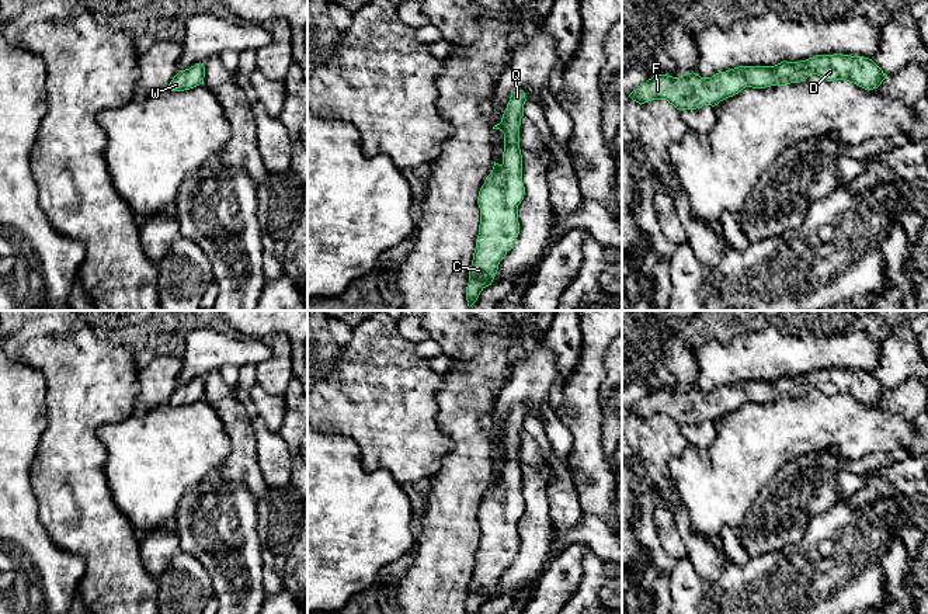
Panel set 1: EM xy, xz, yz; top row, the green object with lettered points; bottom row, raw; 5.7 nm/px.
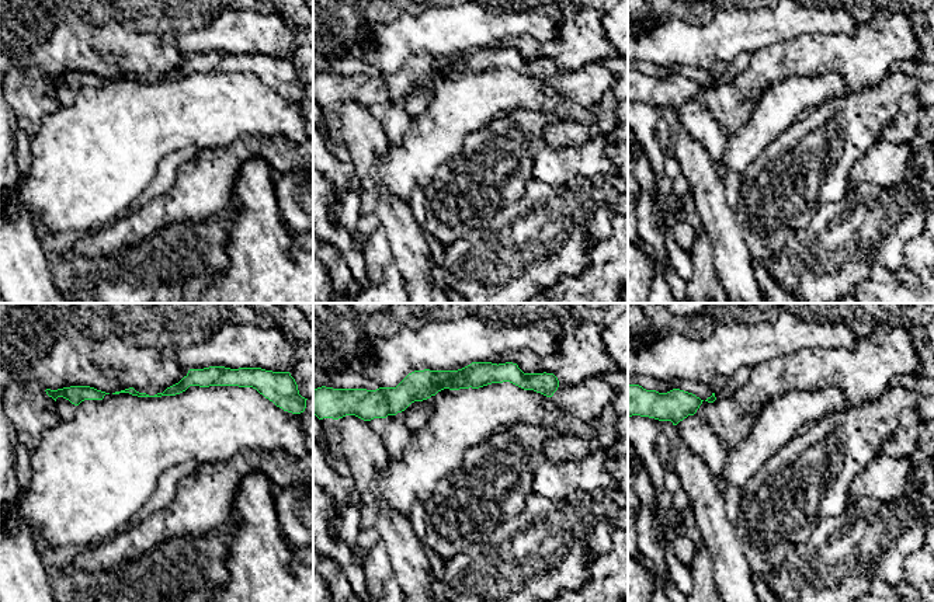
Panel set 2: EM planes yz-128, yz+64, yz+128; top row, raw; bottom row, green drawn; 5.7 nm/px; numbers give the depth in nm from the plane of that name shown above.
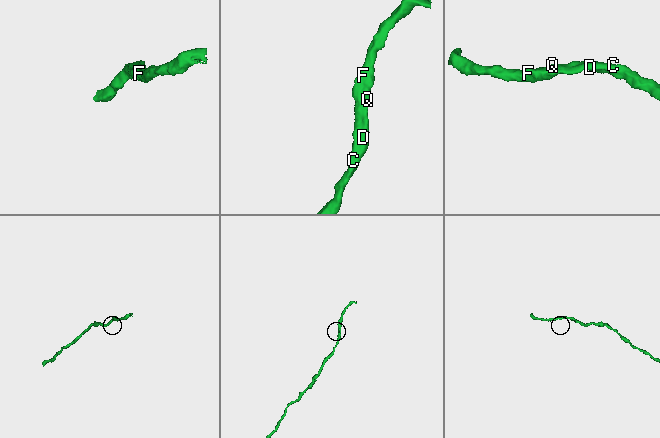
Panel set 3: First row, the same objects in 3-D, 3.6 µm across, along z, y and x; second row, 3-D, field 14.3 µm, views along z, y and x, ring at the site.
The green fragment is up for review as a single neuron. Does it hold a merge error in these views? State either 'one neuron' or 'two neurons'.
one neuron

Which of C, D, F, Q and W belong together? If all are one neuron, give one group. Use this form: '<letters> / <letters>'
C D F Q W

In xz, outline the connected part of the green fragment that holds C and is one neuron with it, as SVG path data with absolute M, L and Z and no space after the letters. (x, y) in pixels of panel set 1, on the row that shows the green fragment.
M522 90L512 91L501 122L493 126L504 133L503 163L494 162L477 197L480 225L466 287L469 308L491 285L500 261L512 249L519 233L518 205L525 195L519 126L525 101Z

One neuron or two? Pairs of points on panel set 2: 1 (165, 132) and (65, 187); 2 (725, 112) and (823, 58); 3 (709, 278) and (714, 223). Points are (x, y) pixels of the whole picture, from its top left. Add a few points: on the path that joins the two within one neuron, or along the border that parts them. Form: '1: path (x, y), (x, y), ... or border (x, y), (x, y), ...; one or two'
1: path (139, 132), (121, 132), (90, 163); one
2: path (749, 89), (774, 63), (799, 58); one
3: border (701, 225), (711, 242), (712, 261), (721, 281); two

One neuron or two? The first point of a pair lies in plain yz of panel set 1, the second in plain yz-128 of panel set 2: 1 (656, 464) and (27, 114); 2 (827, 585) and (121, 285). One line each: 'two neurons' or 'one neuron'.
1: one neuron
2: one neuron

